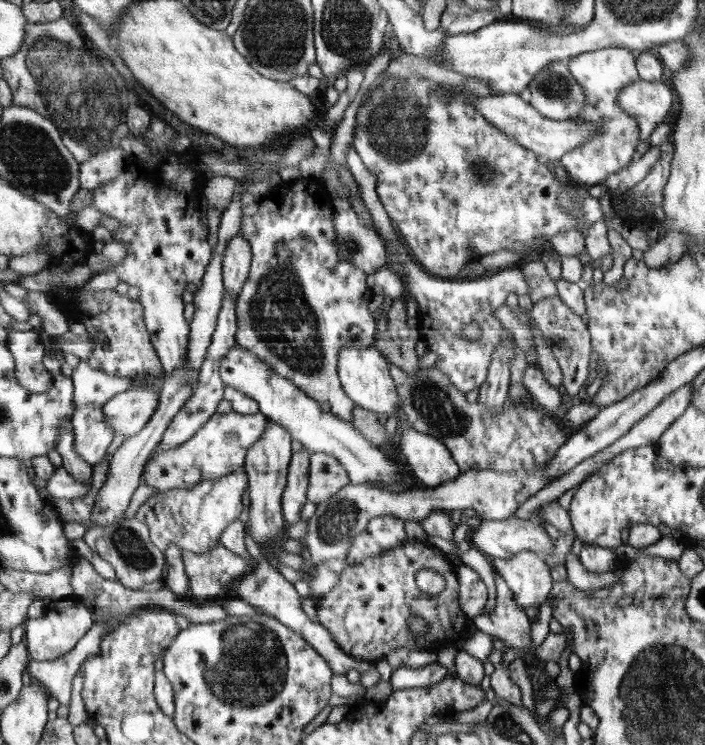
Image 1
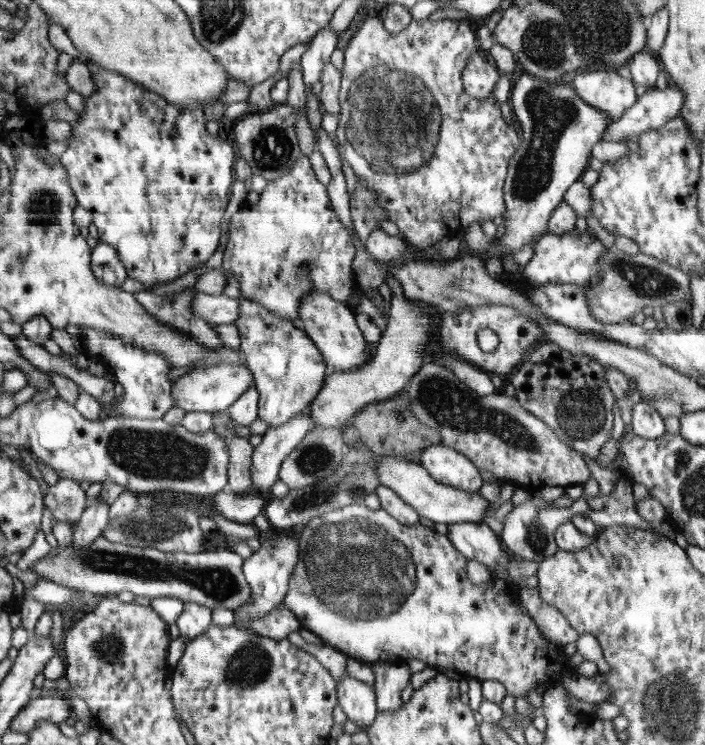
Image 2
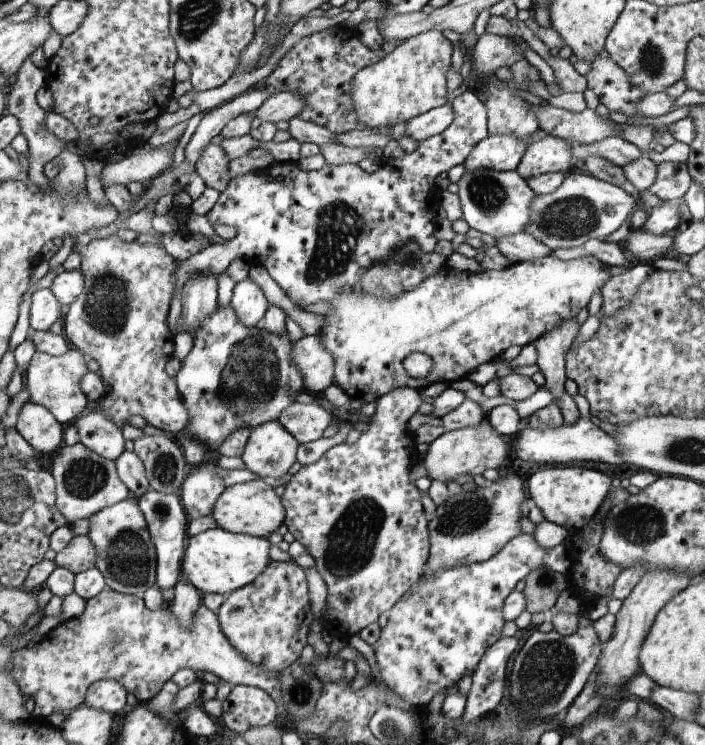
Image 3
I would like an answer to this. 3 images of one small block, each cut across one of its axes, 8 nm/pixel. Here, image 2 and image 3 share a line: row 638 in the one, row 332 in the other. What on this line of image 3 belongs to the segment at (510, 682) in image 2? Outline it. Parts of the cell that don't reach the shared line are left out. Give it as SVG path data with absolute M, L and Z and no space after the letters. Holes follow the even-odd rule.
M549 254L542 258L537 258L531 261L522 261L519 263L512 263L505 269L501 270L489 270L486 269L481 273L459 272L453 270L453 268L446 264L440 270L434 271L424 282L421 282L413 291L408 291L404 295L400 295L398 298L380 298L378 294L366 295L361 288L354 287L354 290L350 293L341 292L336 294L336 298L330 302L333 309L330 314L324 316L324 326L320 331L323 345L333 354L336 364L336 376L334 384L340 386L348 394L349 398L358 398L362 401L362 404L369 402L376 402L382 395L386 395L393 388L398 387L410 387L413 389L423 389L426 386L434 384L434 382L443 382L450 384L460 377L464 378L468 376L471 370L474 370L476 366L484 362L490 362L497 360L501 357L505 350L508 350L510 346L524 346L530 343L534 343L536 339L540 339L542 335L547 332L553 331L556 327L560 327L565 321L572 321L576 319L576 315L582 310L587 308L590 298L596 294L596 292L602 292L603 287L609 282L610 264L607 262L600 262L593 255L578 257L567 261L560 260L558 258L552 258ZM411 352L423 352L433 358L433 367L424 378L414 378L408 375L406 369L404 369L404 358Z

